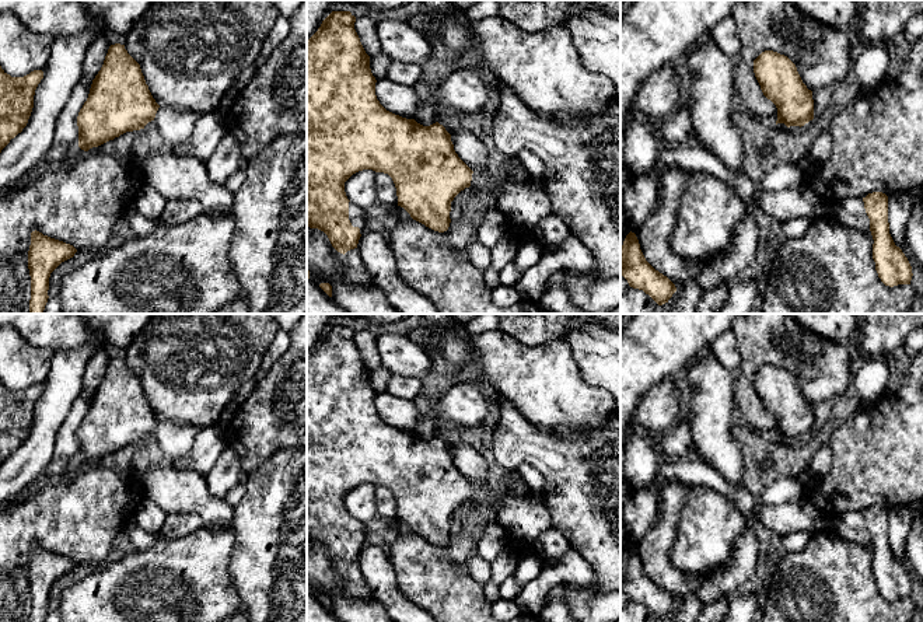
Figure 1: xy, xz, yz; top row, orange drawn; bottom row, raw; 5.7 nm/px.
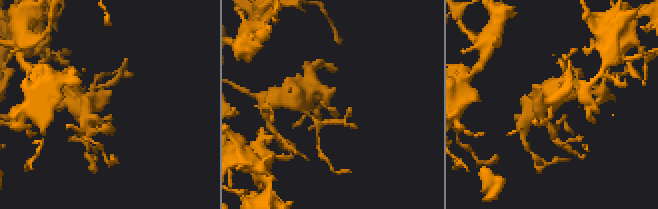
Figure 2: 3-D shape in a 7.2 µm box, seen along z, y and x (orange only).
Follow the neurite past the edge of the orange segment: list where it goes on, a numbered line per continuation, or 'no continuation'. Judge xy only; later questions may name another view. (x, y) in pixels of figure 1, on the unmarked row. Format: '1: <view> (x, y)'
1: xy (175, 440)

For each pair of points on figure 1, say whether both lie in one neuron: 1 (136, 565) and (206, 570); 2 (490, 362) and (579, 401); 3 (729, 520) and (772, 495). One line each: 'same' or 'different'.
1: same
2: same
3: different

